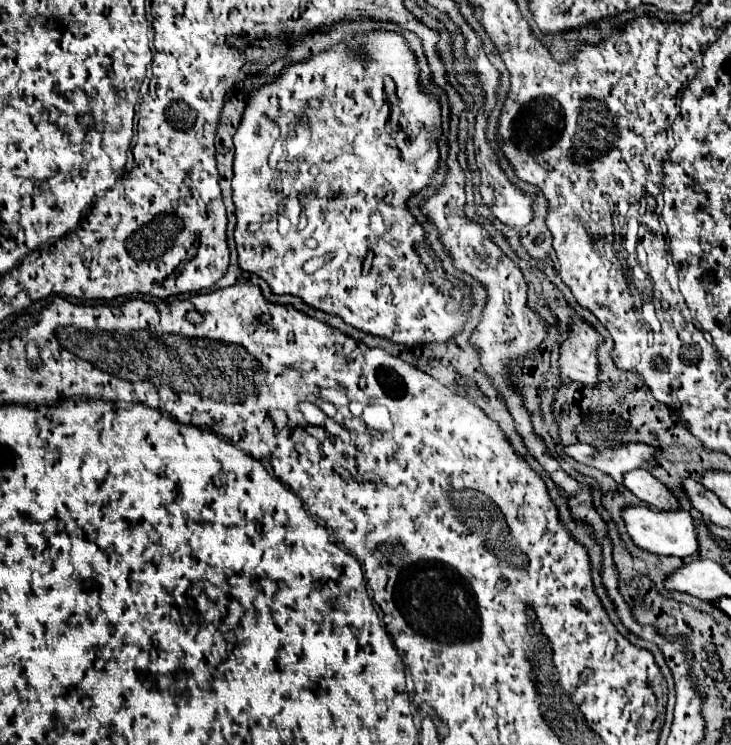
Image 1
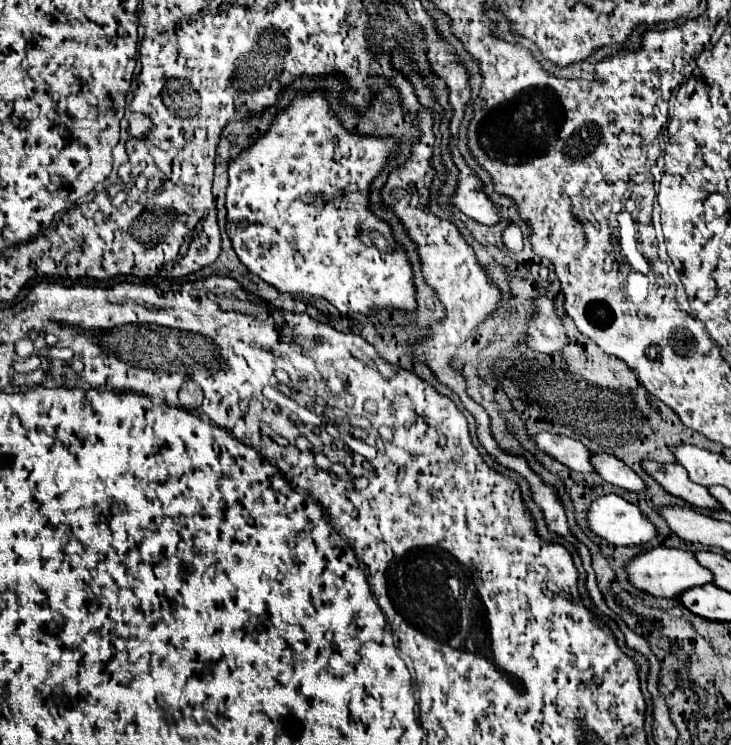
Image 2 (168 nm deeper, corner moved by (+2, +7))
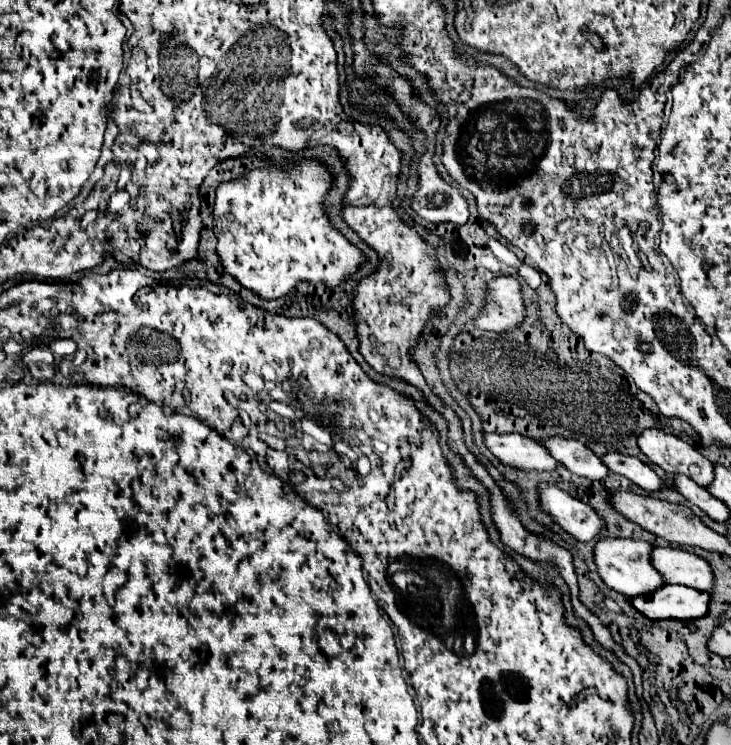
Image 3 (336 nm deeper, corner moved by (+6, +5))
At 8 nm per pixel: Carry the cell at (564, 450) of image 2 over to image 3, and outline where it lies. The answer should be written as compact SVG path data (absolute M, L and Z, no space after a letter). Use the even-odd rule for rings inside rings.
M484 434L490 452L504 464L524 470L556 470L562 464L542 448L542 444L528 436L518 434Z

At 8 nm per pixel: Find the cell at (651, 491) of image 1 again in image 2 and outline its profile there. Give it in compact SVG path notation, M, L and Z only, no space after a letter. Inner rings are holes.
M592 452L590 462L594 466L594 472L602 480L606 480L608 484L614 484L614 486L620 486L620 488L626 488L626 490L632 490L632 492L646 490L646 486L640 480L640 476L636 472L632 472L622 460L614 458L612 454Z

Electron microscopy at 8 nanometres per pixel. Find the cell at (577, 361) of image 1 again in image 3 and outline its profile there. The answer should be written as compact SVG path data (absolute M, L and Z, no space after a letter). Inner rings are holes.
M500 276L488 284L488 304L484 312L474 320L482 330L504 334L510 328L518 328L526 318L526 304L522 304L522 288L516 278Z

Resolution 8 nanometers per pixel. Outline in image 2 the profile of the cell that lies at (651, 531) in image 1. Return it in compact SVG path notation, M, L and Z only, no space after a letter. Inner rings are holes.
M616 494L596 498L586 520L590 532L620 546L640 546L656 536L654 524L642 516L638 506Z

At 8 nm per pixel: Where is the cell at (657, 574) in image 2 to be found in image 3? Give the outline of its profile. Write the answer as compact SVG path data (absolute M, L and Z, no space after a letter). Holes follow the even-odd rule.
M604 538L594 548L598 574L602 576L602 580L612 590L626 594L628 598L646 596L648 592L654 592L654 588L662 588L662 584L666 584L666 580L662 580L662 576L658 576L658 570L650 564L650 552L652 550L654 550L654 546L648 542L642 542L642 540Z

